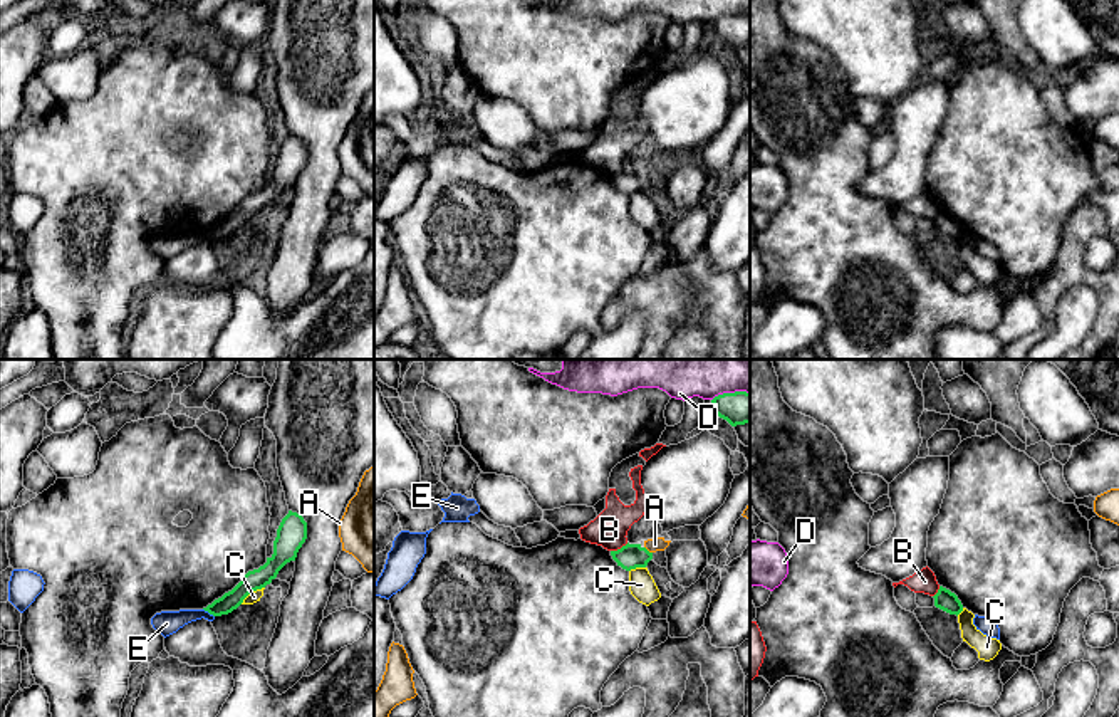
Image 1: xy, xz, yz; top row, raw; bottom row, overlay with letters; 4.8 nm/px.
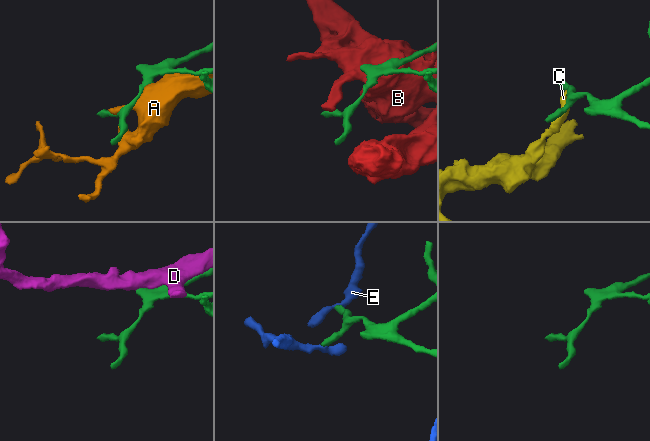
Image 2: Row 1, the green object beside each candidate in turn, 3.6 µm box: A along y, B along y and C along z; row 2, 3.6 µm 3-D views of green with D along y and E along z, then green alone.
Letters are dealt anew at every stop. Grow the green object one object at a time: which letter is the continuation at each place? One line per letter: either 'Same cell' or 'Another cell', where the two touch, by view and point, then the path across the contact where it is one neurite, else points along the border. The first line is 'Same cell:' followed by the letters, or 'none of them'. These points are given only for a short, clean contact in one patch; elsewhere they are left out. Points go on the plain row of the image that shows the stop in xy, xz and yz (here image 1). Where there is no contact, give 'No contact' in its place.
Same cell: none of them
A: Another cell. Touches green at xz (646, 173)
B: Another cell. Touches green at xz (621, 172)
C: Another cell. Touches green at xy (252, 215)
D: Another cell. Touches green at xz (730, 17)
E: Another cell. Touches green at xy (208, 235). Boundary: xy (203, 232), (213, 240)

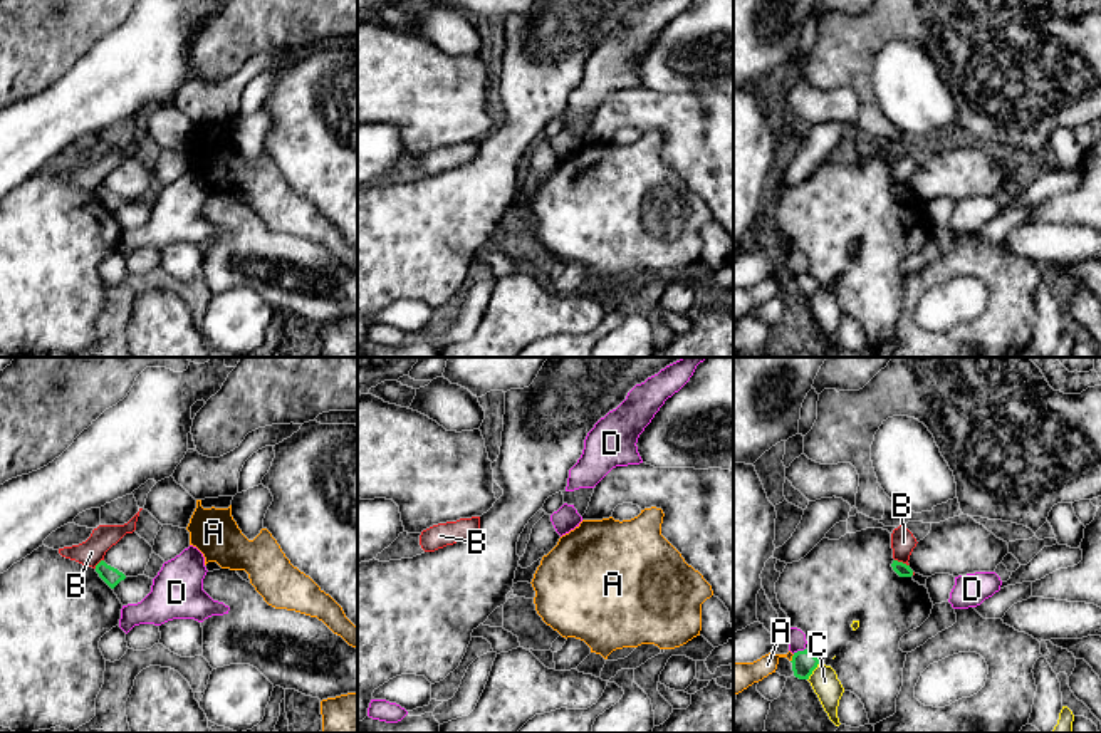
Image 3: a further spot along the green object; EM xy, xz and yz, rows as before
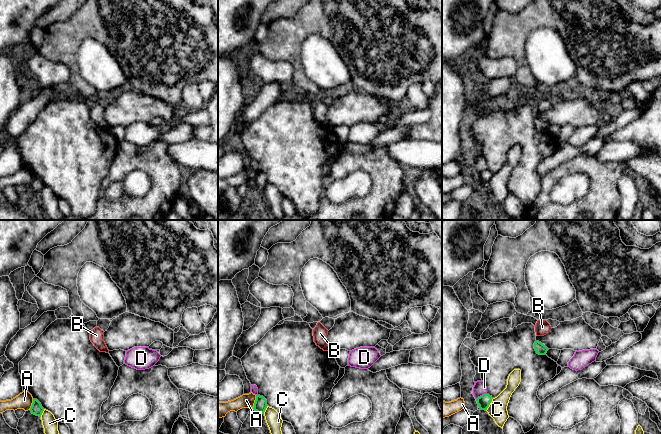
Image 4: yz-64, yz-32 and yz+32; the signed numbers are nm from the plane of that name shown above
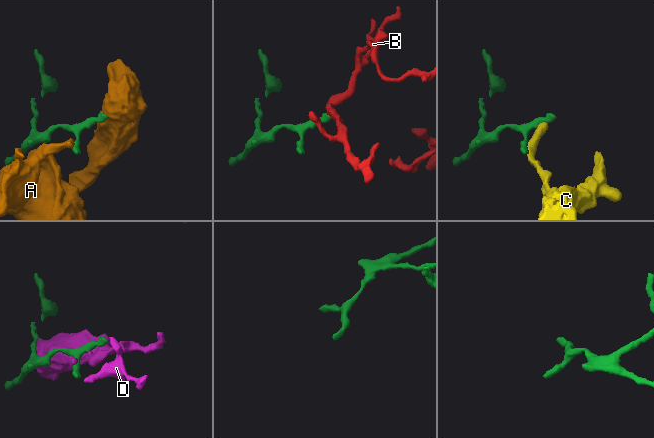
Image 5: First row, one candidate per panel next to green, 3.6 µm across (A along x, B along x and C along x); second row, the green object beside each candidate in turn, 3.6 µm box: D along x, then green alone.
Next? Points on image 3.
Same cell: none of them
A: Another cell. Touches green at yz (793, 282)
B: Another cell. Touches green at yz (902, 187). Boundary: yz (895, 183), (908, 190)
C: Another cell. Touches green at yz (813, 294)
D: Another cell. Touches green at yz (798, 275)

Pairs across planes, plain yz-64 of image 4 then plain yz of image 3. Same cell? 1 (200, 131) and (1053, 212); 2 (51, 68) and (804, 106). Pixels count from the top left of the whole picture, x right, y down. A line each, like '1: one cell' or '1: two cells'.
1: one cell
2: one cell

